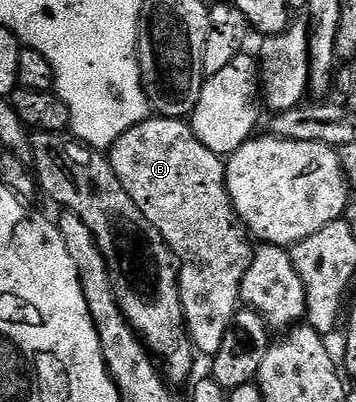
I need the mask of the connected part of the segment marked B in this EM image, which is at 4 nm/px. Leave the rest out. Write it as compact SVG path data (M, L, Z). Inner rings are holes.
M150 117L144 119L139 125L127 129L116 141L107 149L107 158L111 169L115 169L115 177L127 189L127 197L135 201L139 213L147 217L147 221L161 234L161 240L167 244L169 251L173 254L177 264L177 284L181 290L181 304L185 314L185 326L189 329L189 339L193 342L194 348L201 351L206 357L212 357L219 353L219 345L223 345L223 333L227 333L227 325L231 325L231 317L239 310L239 300L241 297L241 281L249 267L249 261L253 256L254 244L251 236L245 230L245 225L237 212L233 210L233 202L229 200L229 190L225 188L225 163L222 156L215 154L211 149L201 144L193 133L193 128L185 119L163 119L160 117Z

